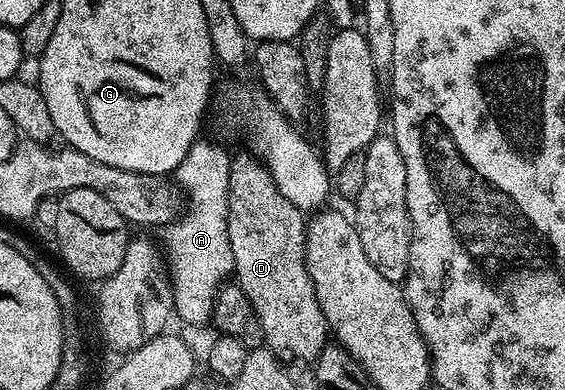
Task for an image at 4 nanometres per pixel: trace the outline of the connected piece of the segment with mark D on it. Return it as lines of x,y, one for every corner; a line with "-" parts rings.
251,152
235,155
230,164
230,188
228,189
228,235
230,252
234,252
235,285
246,292
246,300
254,308
260,321
264,346
272,351
281,363
315,363
316,357
329,345
328,321
318,304
316,289
308,271
308,228
305,211
300,210
274,184
267,166

